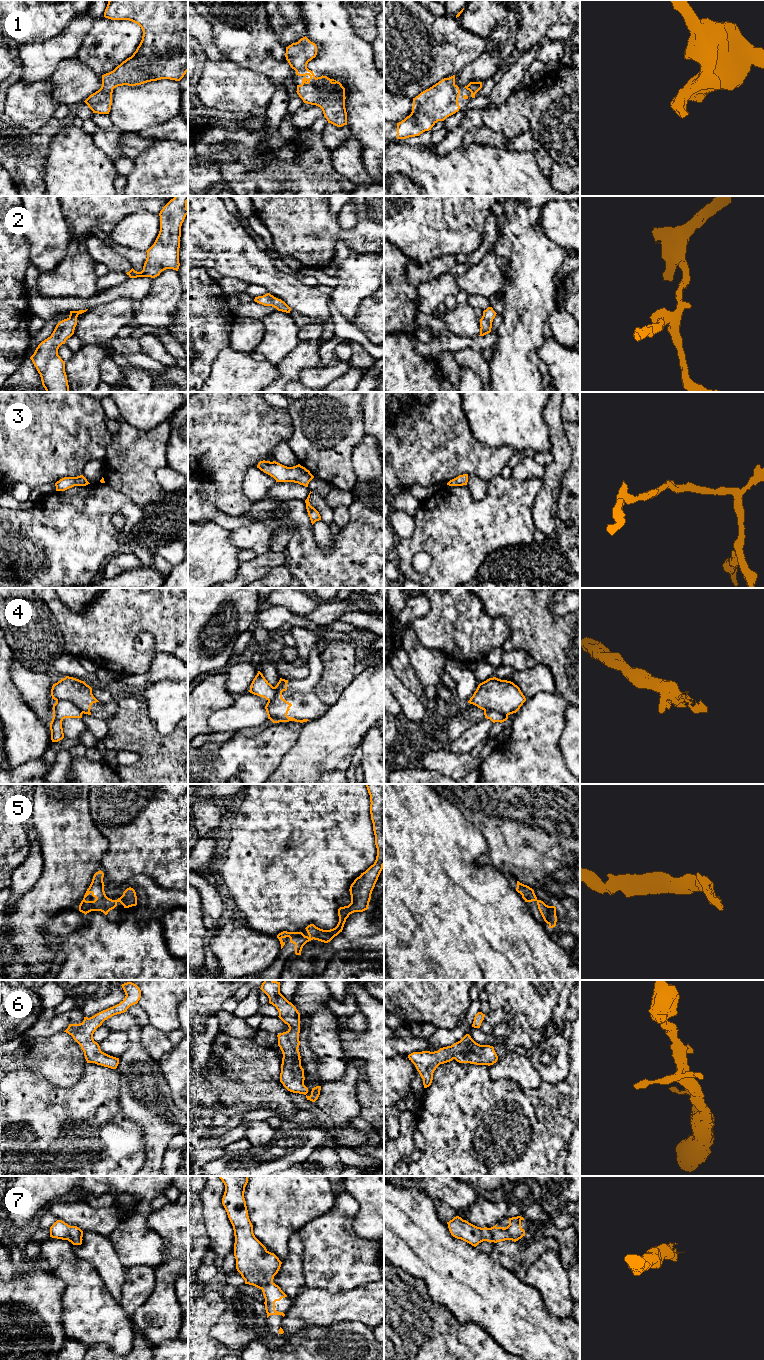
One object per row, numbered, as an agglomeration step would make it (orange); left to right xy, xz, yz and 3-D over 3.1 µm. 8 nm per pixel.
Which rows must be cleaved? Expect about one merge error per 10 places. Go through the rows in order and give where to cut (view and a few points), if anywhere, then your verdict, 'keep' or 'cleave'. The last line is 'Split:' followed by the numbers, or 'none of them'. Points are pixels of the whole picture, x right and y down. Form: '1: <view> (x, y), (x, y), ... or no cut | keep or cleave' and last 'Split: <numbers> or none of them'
1: no cut | keep
2: no cut | keep
3: no cut | keep
4: xy (56, 700), (69, 700), (82, 713) | cleave
5: no cut | keep
6: no cut | keep
7: no cut | keep
Split: 4

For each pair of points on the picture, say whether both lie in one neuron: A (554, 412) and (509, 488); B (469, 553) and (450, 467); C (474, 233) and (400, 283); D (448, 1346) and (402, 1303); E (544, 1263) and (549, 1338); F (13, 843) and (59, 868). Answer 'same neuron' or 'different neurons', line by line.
A: different neurons
B: different neurons
C: different neurons
D: same neuron
E: different neurons
F: different neurons

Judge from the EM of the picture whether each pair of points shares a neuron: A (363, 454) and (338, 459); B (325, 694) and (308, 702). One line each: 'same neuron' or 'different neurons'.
A: different neurons
B: different neurons

